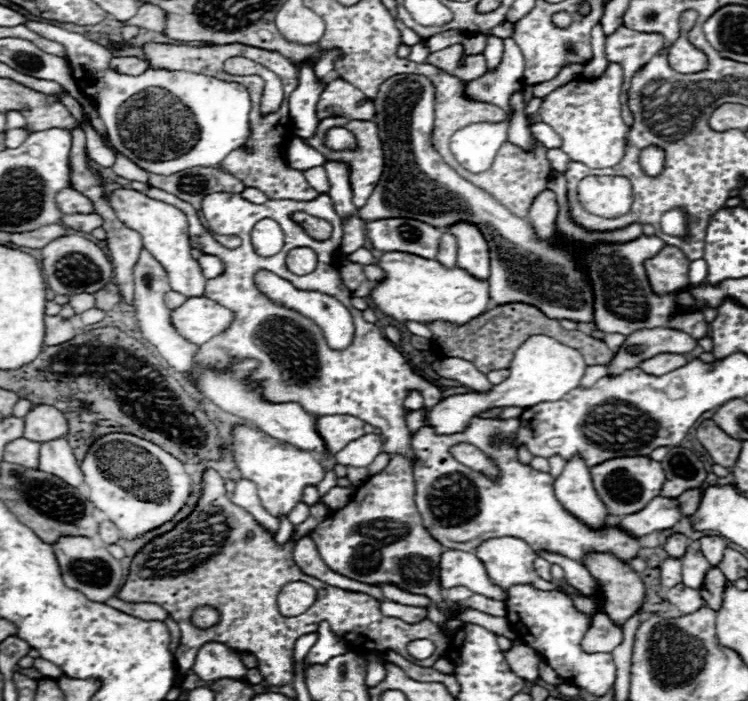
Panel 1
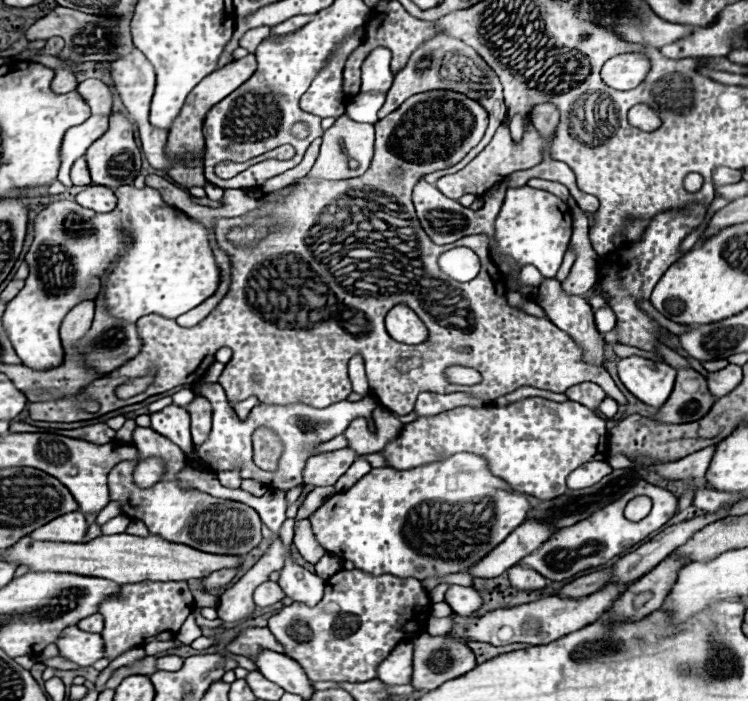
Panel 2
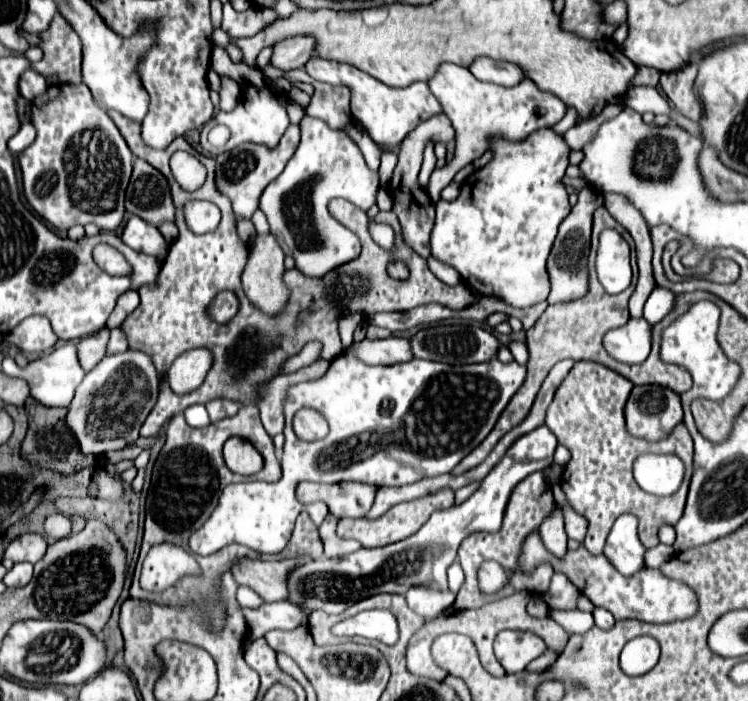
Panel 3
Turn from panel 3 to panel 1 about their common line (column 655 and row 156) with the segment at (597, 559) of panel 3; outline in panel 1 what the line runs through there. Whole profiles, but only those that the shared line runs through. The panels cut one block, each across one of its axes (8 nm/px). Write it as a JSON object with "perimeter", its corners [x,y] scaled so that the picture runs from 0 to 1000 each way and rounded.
{"perimeter":[[[816,91],[802,111],[783,114],[775,108],[725,140],[719,168],[746,188],[751,214],[762,228],[786,240],[818,240],[832,228],[840,180],[829,165],[829,123],[832,97],[829,91]]]}

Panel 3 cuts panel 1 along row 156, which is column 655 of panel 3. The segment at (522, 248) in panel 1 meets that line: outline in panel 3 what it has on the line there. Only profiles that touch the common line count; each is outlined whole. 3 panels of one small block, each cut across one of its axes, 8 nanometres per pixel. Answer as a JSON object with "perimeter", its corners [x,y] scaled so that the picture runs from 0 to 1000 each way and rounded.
{"perimeter":[[[872,548],[848,551],[834,579],[834,596],[837,596],[837,613],[842,622],[874,628],[874,631],[888,628],[901,613],[901,608],[906,608],[914,596],[909,565],[888,551],[872,551]]]}

